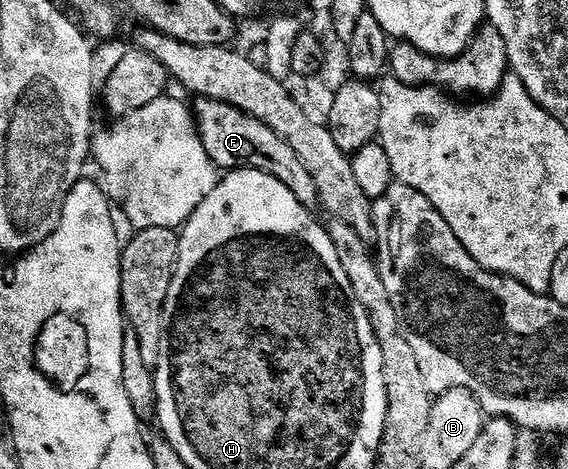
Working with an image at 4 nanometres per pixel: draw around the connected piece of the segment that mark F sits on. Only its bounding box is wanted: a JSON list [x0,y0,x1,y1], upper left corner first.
[196,98,321,213]

